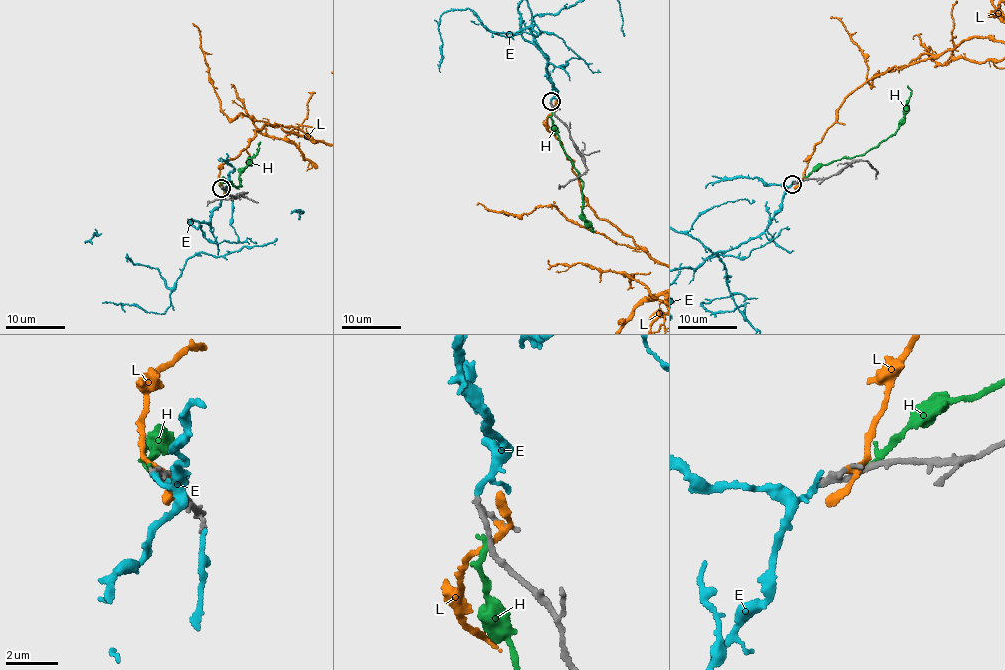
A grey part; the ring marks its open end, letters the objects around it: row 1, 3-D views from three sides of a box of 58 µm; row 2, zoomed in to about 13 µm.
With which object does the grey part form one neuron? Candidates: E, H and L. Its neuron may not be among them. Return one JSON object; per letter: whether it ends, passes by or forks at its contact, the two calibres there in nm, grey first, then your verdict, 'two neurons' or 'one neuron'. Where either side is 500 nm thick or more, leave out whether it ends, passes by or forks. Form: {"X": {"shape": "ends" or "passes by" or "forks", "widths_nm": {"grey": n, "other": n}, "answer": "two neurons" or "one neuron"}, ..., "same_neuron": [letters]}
{"E": {"shape": "passes by", "widths_nm": {"grey": 180, "other": 140}, "answer": "one neuron"}, "H": {"shape": "passes by", "widths_nm": {"grey": 180, "other": 170}, "answer": "two neurons"}, "L": {"shape": "passes by", "widths_nm": {"grey": 170, "other": 190}, "answer": "two neurons"}, "same_neuron": ["E"]}

